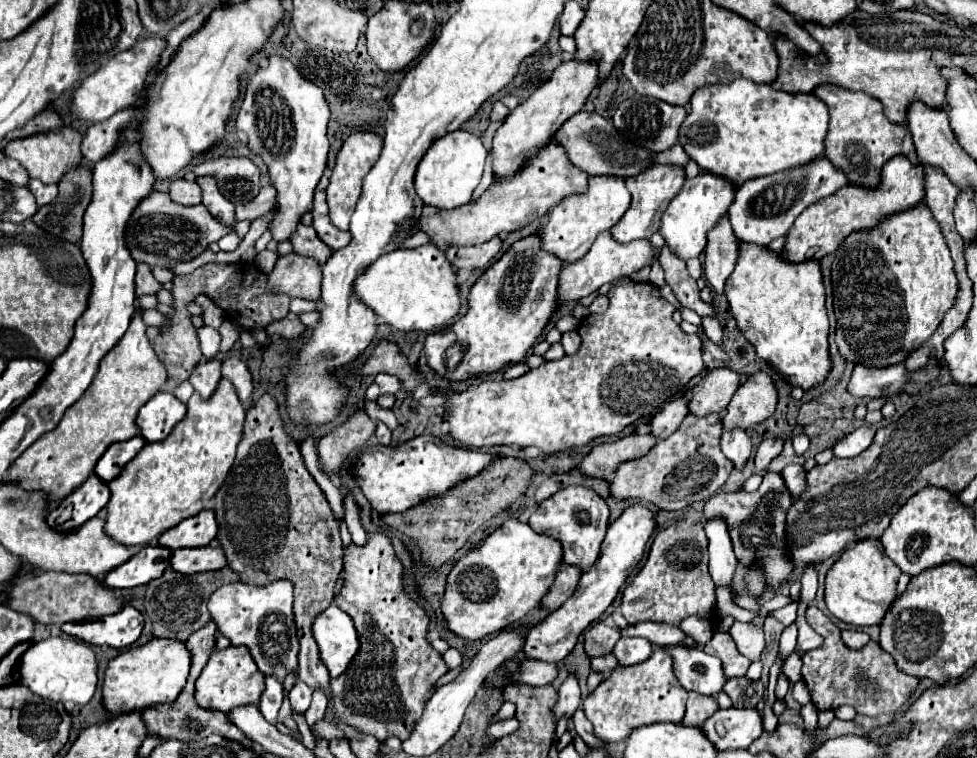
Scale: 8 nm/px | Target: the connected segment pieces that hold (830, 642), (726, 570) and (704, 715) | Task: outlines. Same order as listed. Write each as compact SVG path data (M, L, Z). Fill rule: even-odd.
M818 608L806 610L806 622L824 638L820 648L814 648L802 656L802 678L812 694L814 706L852 706L858 714L880 716L898 712L918 686L918 678L904 674L896 668L894 658L880 648L878 642L870 640L864 648L852 650L840 638L840 628L832 624Z
M714 518L714 520L706 522L704 530L706 530L706 536L710 540L710 546L708 546L710 578L714 580L716 586L728 588L732 584L734 568L738 562L736 562L736 556L732 552L732 542L728 536L726 522L722 522L720 518Z
M688 692L688 702L686 702L686 716L684 724L686 726L702 726L714 712L718 712L718 702L714 696L704 696L704 694L694 694Z

